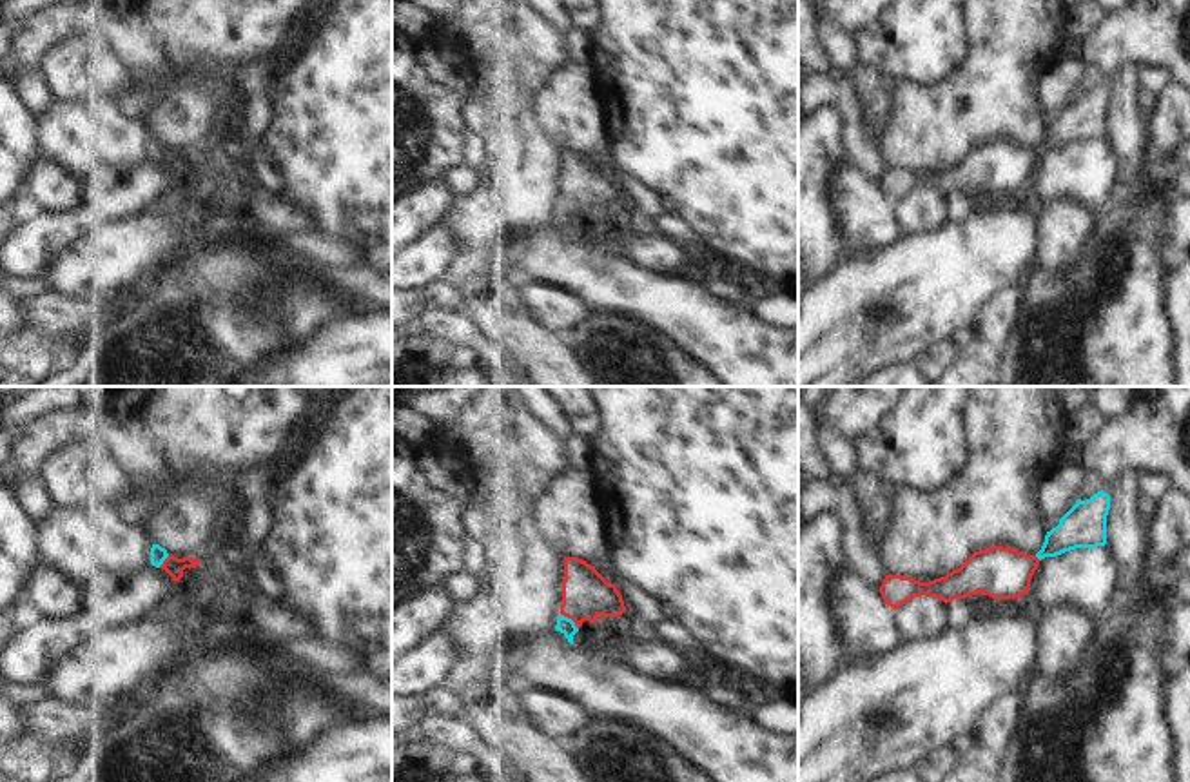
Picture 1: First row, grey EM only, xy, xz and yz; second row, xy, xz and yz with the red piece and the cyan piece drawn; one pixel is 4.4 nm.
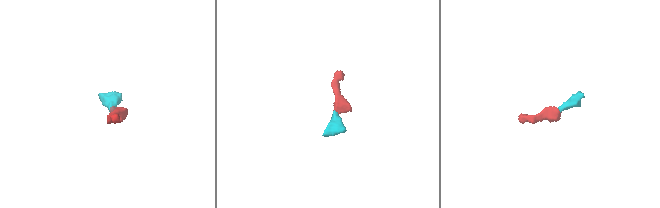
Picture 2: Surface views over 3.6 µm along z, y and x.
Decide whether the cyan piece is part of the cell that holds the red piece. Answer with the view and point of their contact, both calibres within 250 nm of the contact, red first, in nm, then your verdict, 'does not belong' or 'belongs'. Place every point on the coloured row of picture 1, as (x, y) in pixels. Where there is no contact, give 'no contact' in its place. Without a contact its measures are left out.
contact xz (570, 617); calibres 220 and 70 nm; belongs

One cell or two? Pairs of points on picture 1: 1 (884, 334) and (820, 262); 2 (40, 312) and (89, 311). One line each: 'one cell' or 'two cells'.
1: two cells
2: one cell

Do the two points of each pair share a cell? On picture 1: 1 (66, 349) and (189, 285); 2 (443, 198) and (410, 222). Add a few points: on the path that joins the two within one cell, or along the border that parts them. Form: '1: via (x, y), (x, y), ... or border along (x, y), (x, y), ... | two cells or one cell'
1: border along (78, 336), (75, 352), (60, 367) | two cells
2: via (436, 198), (418, 215) | one cell

